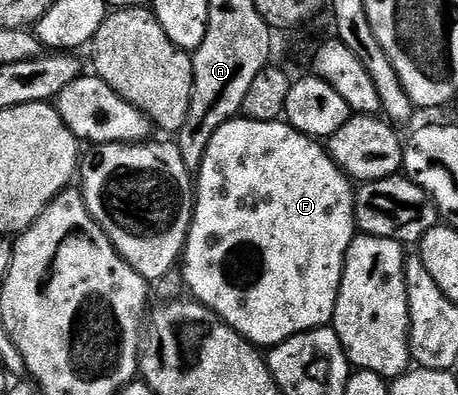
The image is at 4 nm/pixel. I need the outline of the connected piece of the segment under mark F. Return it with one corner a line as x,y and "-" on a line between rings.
232,118
212,134
212,142
208,142
208,150
204,154
204,162
196,173
196,199
194,201
194,220
190,224
190,233
186,239
184,253
184,284
195,301
211,308
217,316
221,316
230,327
255,346
273,346
292,338
301,332
310,332
314,328
327,327
333,321
336,310
336,298
342,281
342,271
346,265
346,251
356,235
355,197
356,188
351,177
339,168
330,157
329,151
322,148
313,136
297,132
291,124
273,120
260,122
245,118

